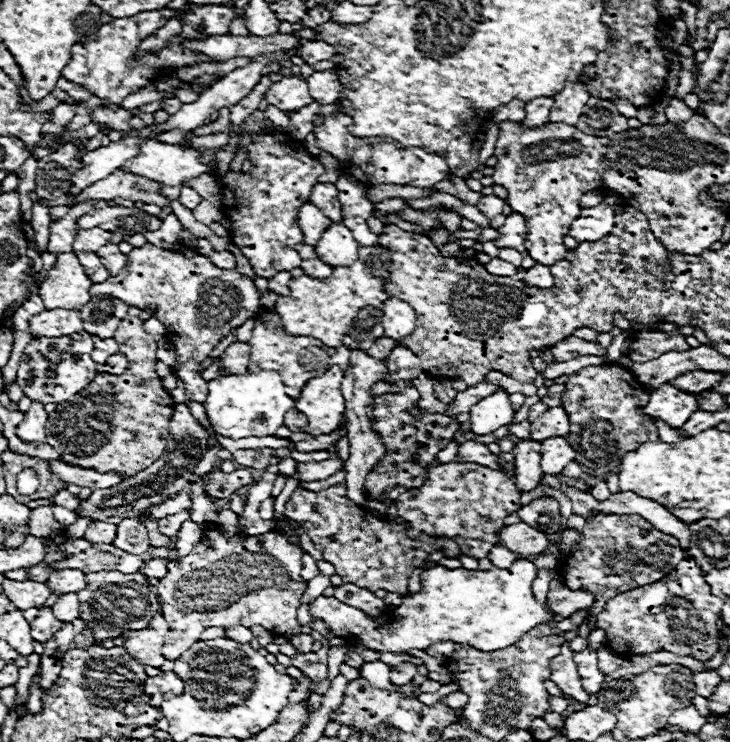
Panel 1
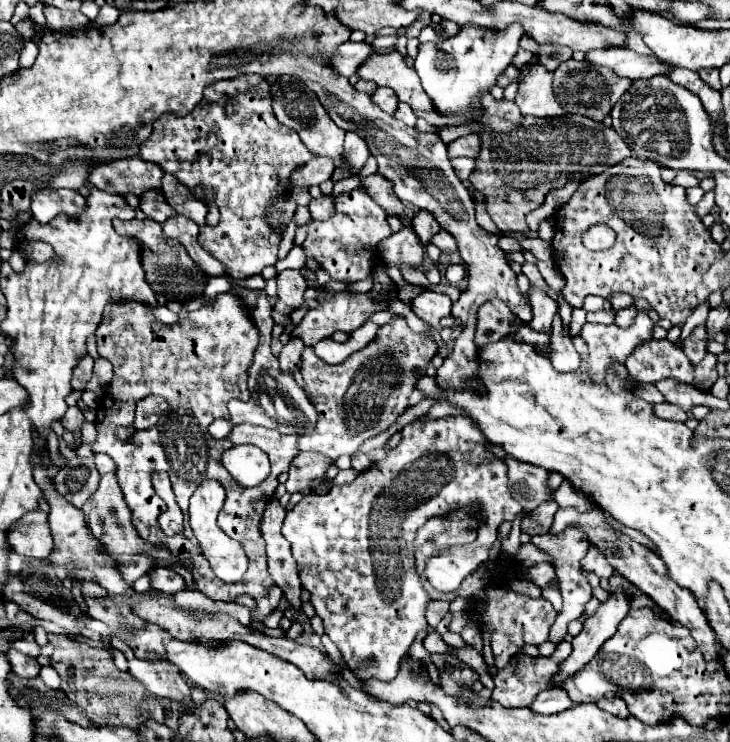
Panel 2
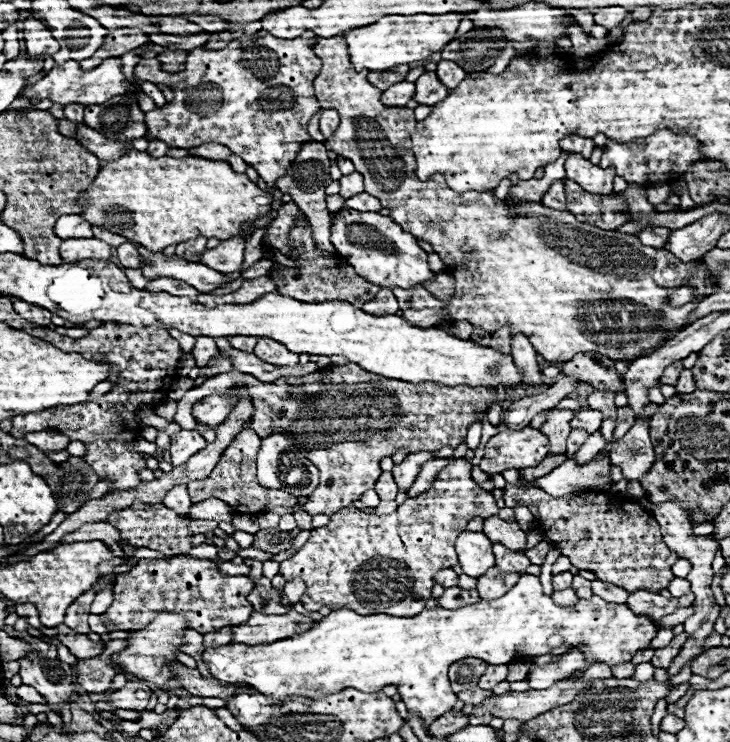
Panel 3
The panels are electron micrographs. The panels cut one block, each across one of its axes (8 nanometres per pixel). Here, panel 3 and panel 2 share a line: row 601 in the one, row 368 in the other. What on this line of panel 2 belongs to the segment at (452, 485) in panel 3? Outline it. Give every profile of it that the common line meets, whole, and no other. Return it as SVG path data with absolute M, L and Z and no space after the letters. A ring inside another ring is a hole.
M402 316L380 326L378 336L370 344L340 364L326 364L314 354L312 346L304 348L300 372L306 382L304 392L318 410L318 424L310 436L300 436L300 452L320 452L330 460L358 452L366 438L386 430L408 408L408 398L436 350L438 344L410 330Z

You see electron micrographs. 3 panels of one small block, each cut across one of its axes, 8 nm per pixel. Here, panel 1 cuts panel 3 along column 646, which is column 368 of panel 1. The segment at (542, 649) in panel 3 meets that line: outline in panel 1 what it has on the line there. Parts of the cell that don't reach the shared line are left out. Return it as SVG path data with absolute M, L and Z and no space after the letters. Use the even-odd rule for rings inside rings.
M518 558L510 568L492 566L490 570L448 570L436 566L422 572L422 590L418 594L404 596L398 608L384 612L380 618L370 618L362 610L326 596L316 598L310 604L310 612L312 618L322 618L338 636L376 652L398 654L408 648L426 650L436 642L470 644L478 650L492 652L512 646L536 624L556 620L556 614L546 604L536 602L532 594L534 578L536 566L524 558Z

